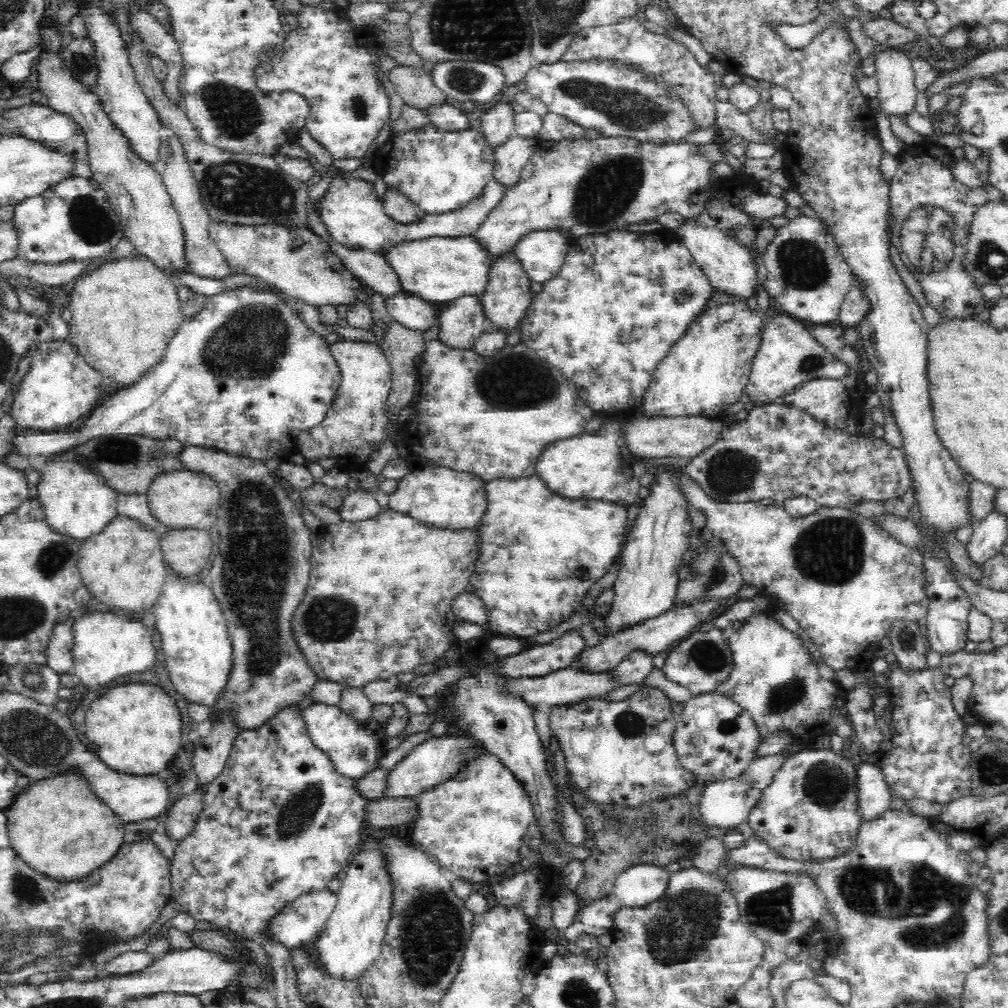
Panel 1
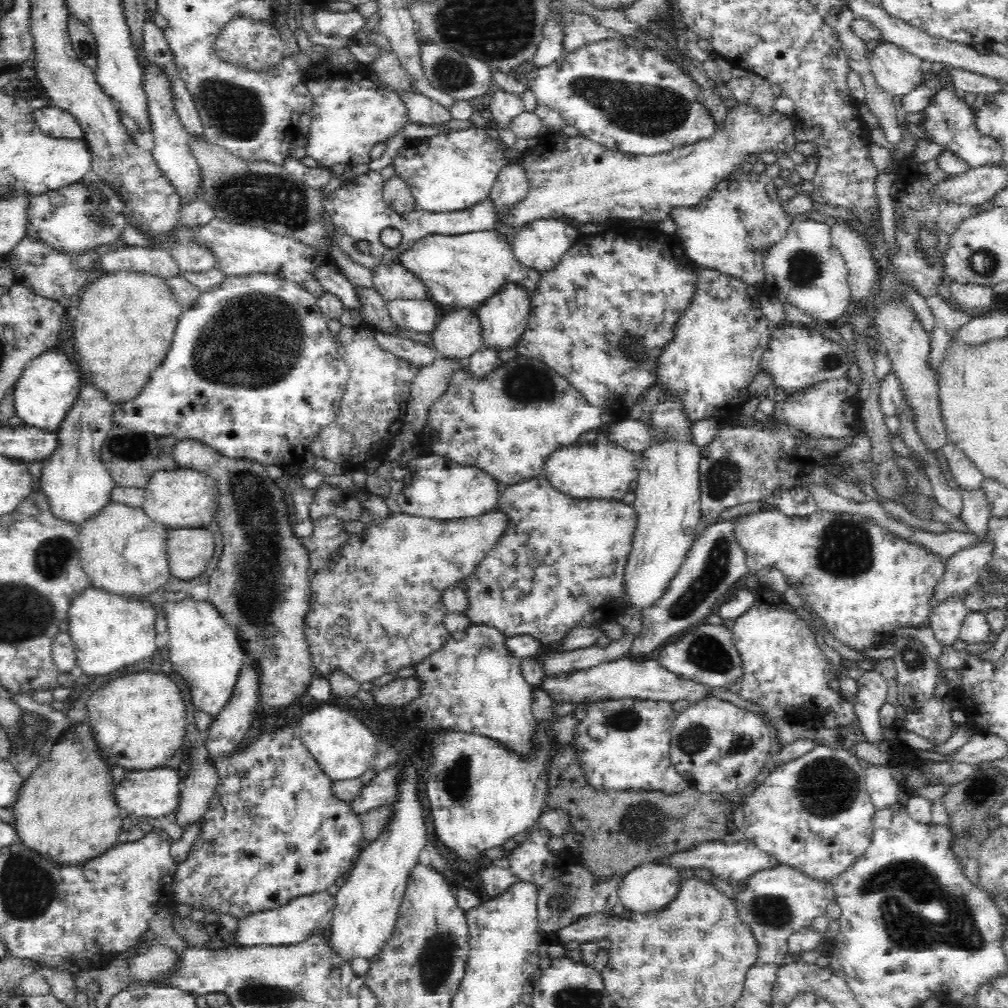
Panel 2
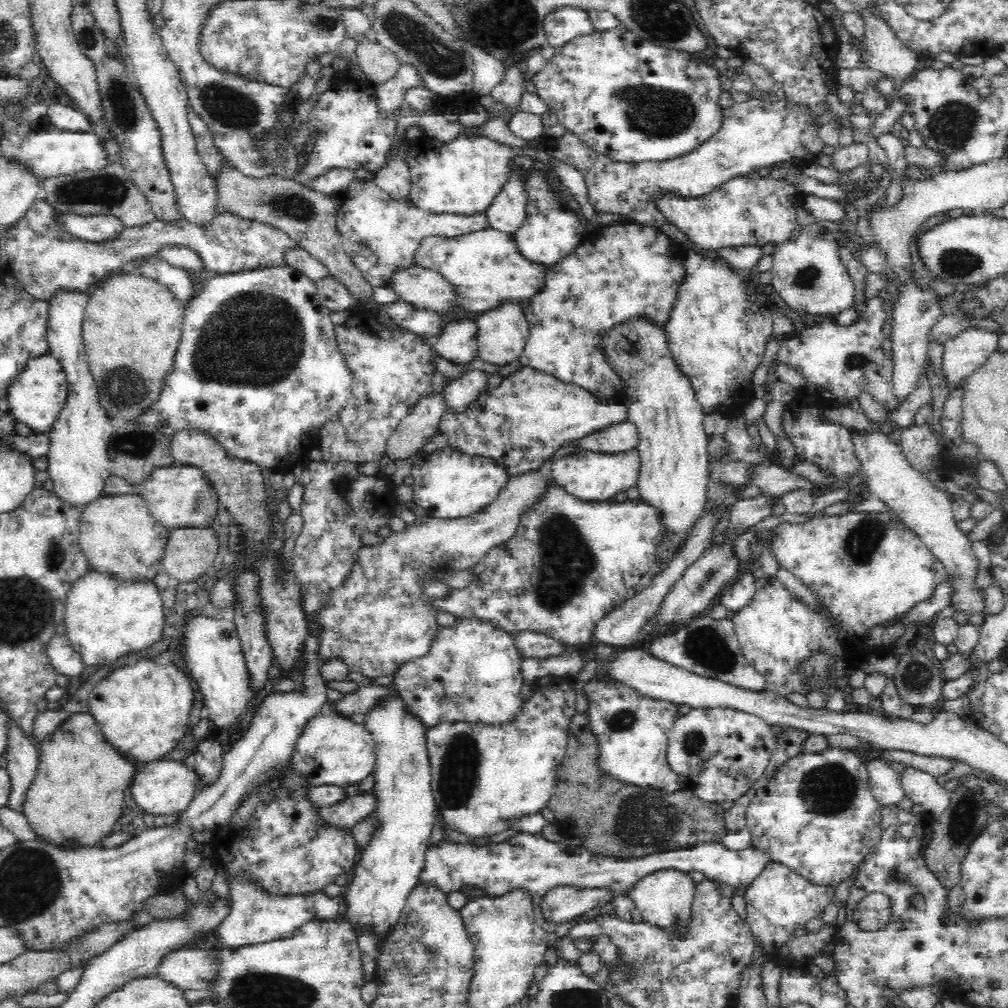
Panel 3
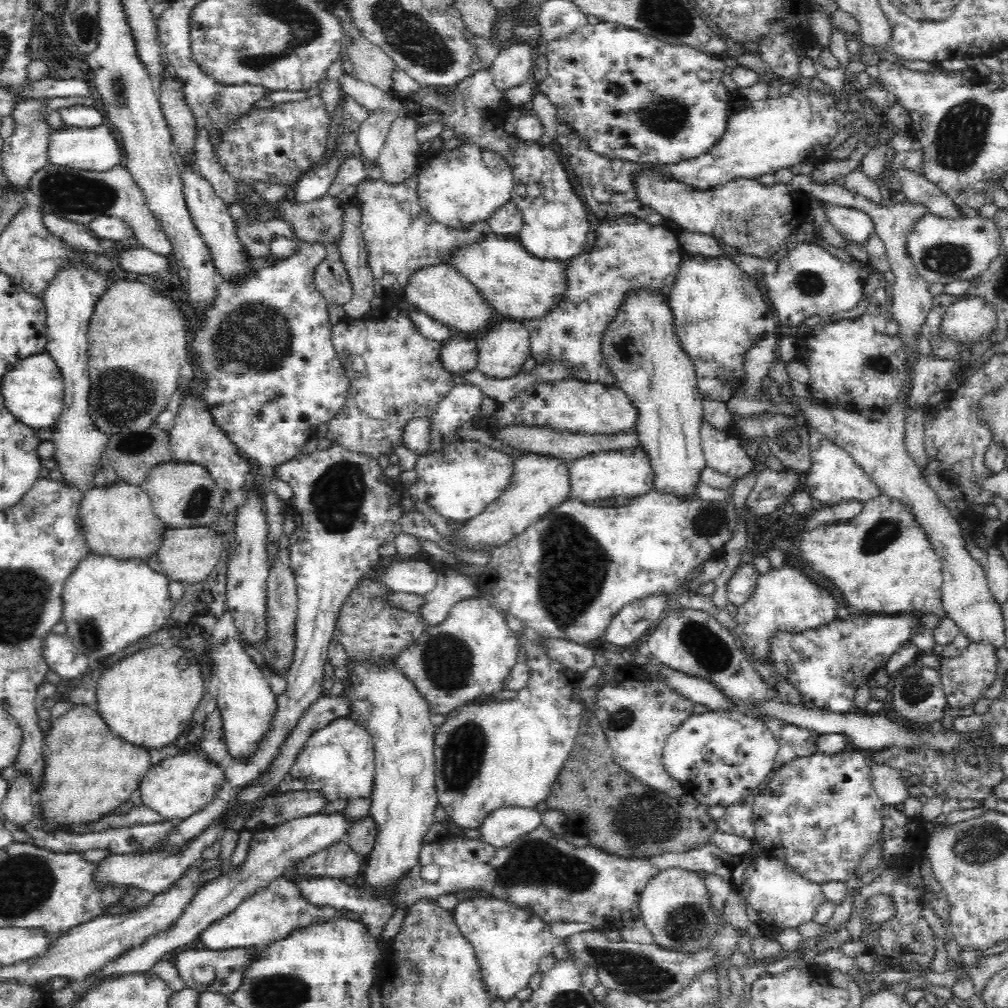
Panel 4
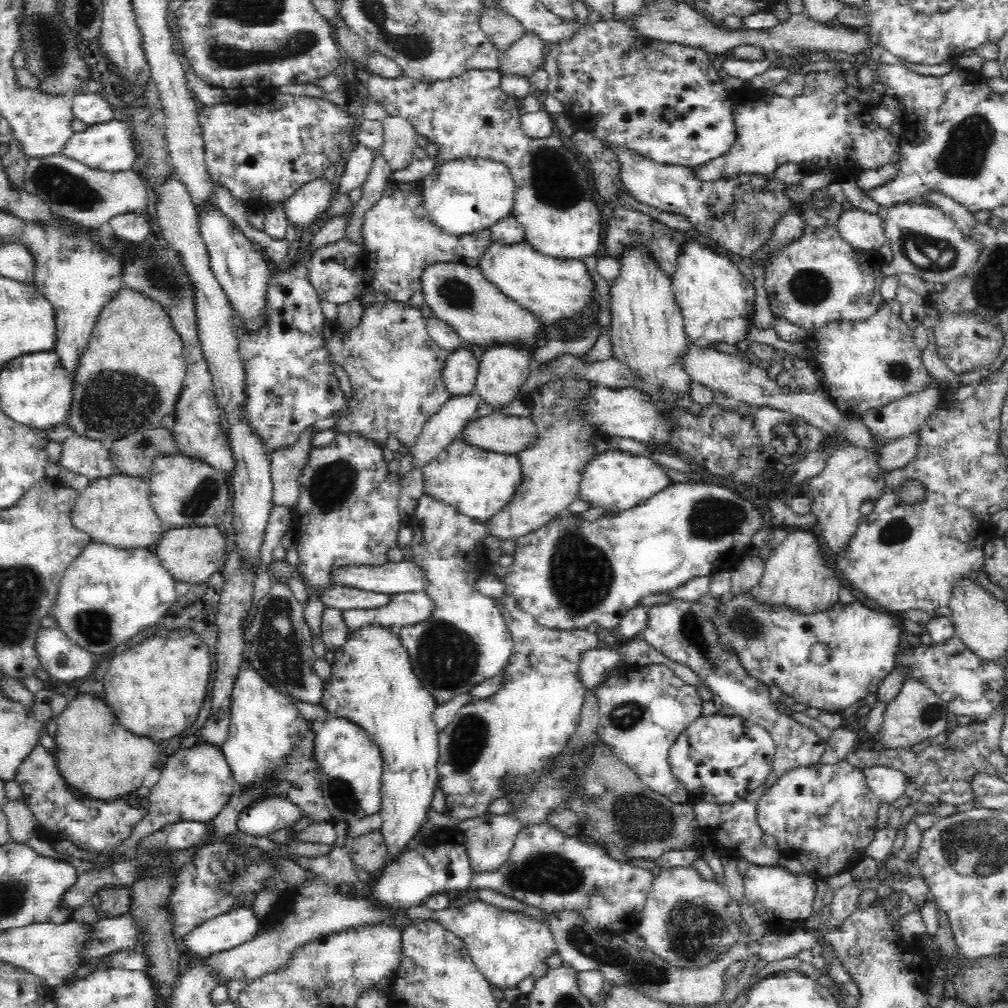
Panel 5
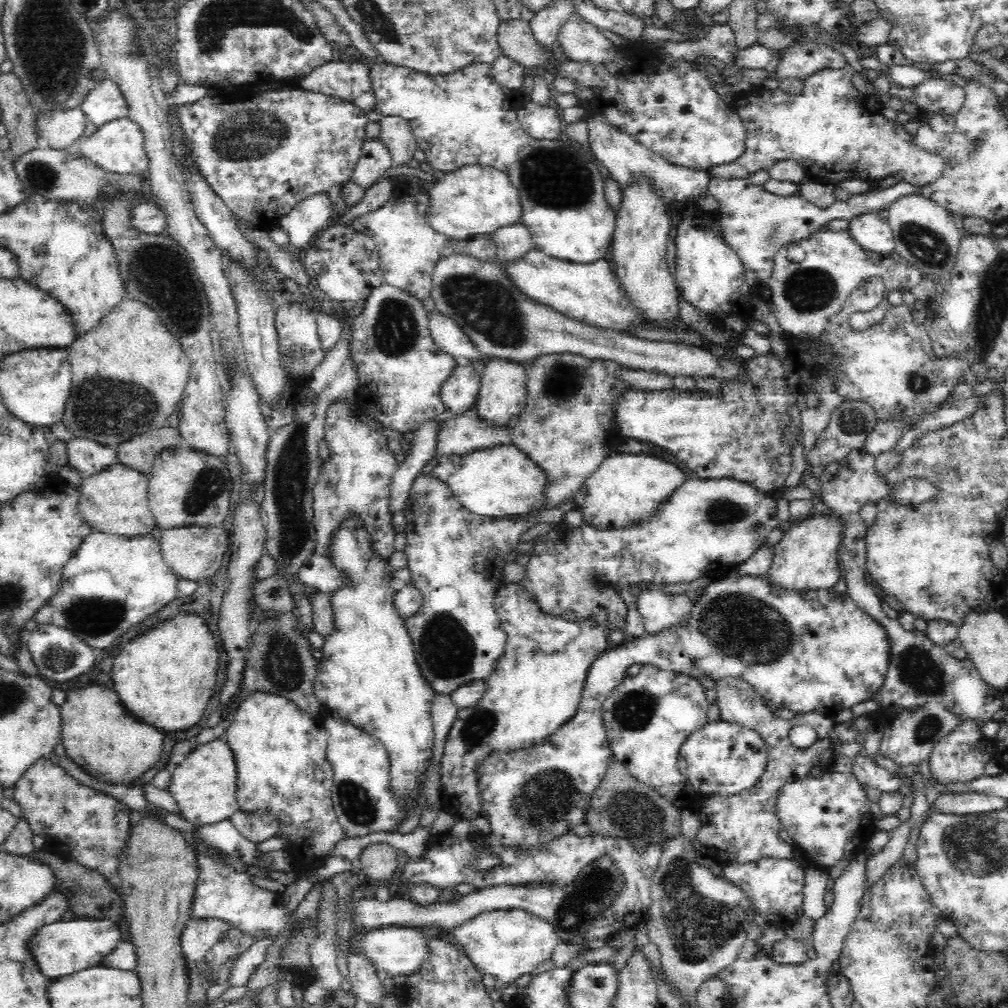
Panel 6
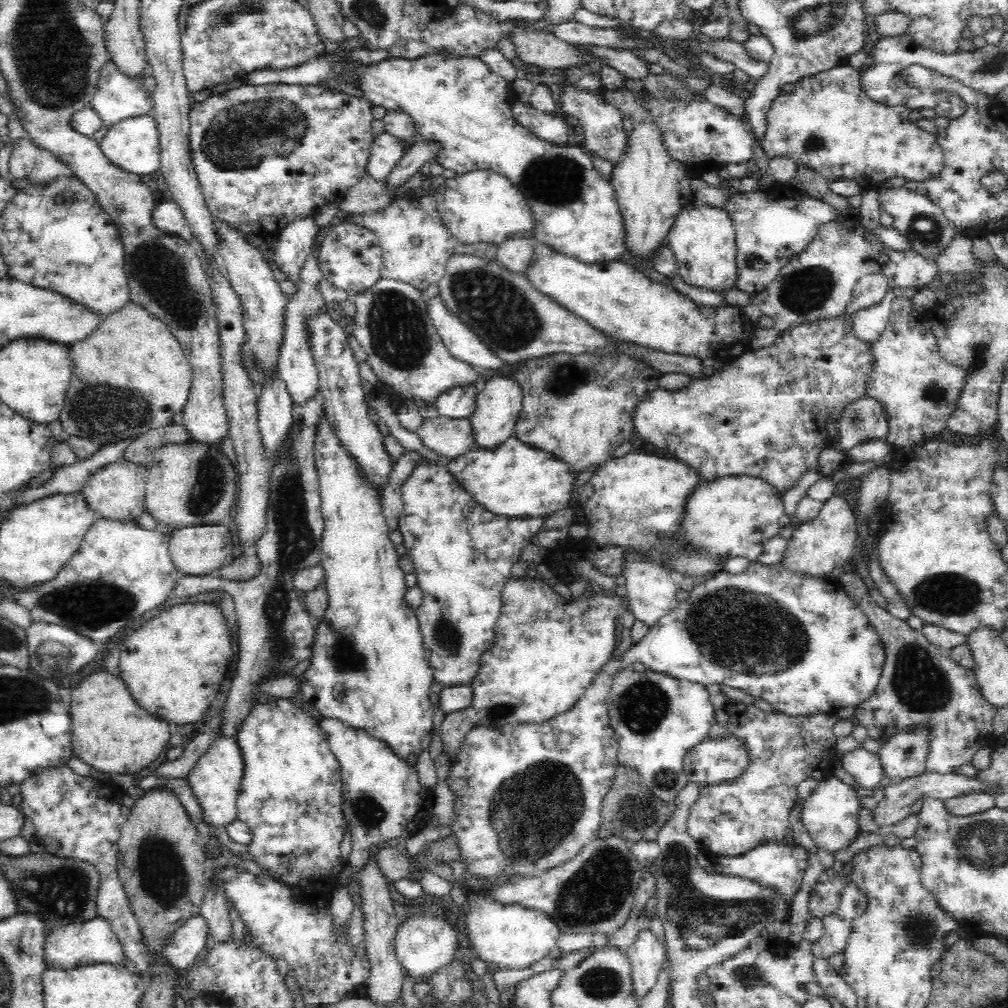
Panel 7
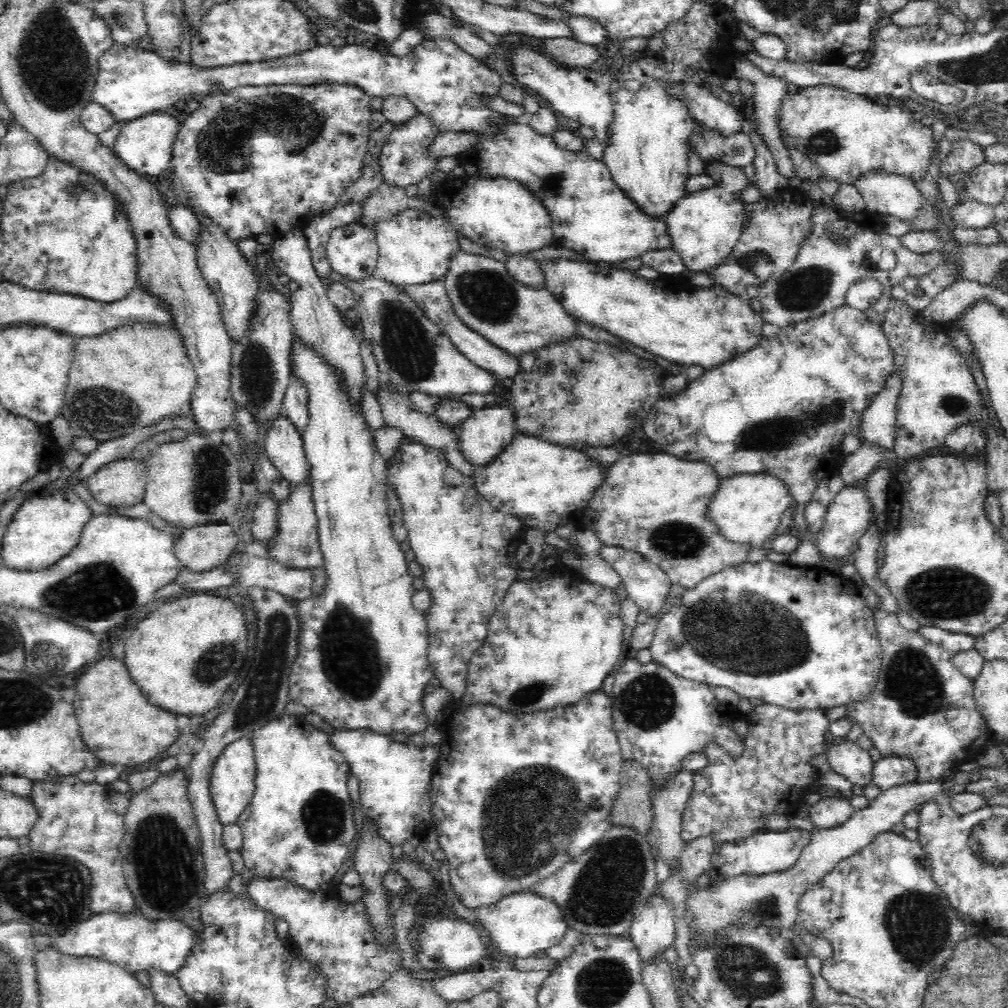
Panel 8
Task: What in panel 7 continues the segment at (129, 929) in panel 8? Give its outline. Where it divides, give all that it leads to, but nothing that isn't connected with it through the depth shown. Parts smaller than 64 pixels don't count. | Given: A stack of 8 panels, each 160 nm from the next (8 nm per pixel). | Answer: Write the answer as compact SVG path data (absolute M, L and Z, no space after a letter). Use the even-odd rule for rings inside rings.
M100 915L80 924L54 927L46 936L43 949L47 968L54 970L70 970L98 963L123 964L123 958L126 957L110 923ZM202 915L189 918L174 934L168 936L164 957L178 970L188 970L194 965L198 952L208 944L209 928Z

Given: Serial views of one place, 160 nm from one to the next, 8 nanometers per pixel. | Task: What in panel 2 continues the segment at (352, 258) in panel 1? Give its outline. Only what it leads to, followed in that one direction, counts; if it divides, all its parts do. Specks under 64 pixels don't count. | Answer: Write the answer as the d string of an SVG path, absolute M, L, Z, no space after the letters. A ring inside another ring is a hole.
M399 263L374 266L371 270L374 289L386 302L402 300L430 300L422 283Z

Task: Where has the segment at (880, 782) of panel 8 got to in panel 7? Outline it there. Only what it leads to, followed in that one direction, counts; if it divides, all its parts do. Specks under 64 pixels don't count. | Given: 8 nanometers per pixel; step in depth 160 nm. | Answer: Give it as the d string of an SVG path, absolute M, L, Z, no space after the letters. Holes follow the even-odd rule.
M920 722L910 730L892 734L881 744L877 756L890 781L910 779L925 771L934 730L933 722Z

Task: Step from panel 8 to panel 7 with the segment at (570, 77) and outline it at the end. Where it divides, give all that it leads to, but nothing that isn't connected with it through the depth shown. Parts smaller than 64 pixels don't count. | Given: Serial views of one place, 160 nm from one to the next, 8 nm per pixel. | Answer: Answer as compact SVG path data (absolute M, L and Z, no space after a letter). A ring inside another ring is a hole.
M574 85L565 86L561 90L561 108L568 115L579 120L580 126L584 129L584 149L590 154L595 154L598 158L606 160L612 166L618 166L626 148L630 146L628 141L628 130L624 127L621 112L614 106L605 103L602 98L602 87L597 91L578 91Z

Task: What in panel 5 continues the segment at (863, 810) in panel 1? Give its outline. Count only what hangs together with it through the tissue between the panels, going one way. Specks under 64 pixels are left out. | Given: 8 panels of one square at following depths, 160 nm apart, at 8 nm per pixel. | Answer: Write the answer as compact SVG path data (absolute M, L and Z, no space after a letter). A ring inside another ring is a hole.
M876 766L863 768L865 780L871 792L884 804L901 800L907 787L907 777L894 768Z

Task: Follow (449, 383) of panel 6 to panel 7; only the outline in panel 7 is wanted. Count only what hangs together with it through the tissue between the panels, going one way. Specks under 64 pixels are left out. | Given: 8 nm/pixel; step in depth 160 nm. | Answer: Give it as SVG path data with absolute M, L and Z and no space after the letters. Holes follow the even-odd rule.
M475 384L454 386L454 388L441 392L435 400L434 406L436 406L438 414L446 418L469 418L475 411L478 393Z

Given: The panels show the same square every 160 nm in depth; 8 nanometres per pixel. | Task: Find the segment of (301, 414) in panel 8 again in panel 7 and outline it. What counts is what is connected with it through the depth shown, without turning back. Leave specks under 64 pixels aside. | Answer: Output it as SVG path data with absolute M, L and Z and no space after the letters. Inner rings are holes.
M315 244L312 254L307 257L307 262L298 276L296 290L291 295L286 295L286 308L284 308L283 329L281 341L277 344L277 370L288 387L293 403L303 403L311 394L319 389L319 371L312 355L312 331L310 322L325 312L325 301L317 287L323 277L316 263L318 248Z

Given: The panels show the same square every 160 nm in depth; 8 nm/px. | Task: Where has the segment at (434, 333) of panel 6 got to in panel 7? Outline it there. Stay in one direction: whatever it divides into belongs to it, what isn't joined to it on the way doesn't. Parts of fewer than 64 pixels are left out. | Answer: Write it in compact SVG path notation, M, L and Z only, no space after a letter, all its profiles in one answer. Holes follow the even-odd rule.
M439 295L429 298L427 312L447 351L459 361L488 370L502 368L504 362L492 354L480 339L444 307Z

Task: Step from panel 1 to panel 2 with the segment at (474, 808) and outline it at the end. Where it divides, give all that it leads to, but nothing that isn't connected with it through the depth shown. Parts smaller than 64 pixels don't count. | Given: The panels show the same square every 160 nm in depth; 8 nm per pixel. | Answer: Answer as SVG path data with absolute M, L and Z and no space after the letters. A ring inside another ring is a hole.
M550 719L539 725L537 731L537 746L539 750L532 760L522 761L520 757L508 753L498 743L490 741L480 734L441 732L433 734L430 744L432 763L429 768L428 782L426 782L426 796L430 806L430 824L432 836L444 846L454 858L464 866L476 866L486 860L486 852L504 846L506 840L512 836L525 832L534 822L538 821L543 805L547 800L549 786L548 767L556 748L559 748L553 735L554 723Z

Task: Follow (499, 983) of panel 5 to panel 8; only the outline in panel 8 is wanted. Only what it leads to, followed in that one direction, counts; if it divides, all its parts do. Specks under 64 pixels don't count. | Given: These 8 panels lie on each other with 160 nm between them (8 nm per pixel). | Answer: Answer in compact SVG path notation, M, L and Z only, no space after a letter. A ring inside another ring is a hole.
M529 891L508 895L496 902L476 907L474 912L480 921L483 932L489 936L489 941L492 942L500 952L503 952L505 956L508 956L510 962L514 960L514 958L530 958L534 956L538 950L545 951L547 948L558 944L567 929L557 906L553 904L551 900L547 900L547 898L533 896Z

